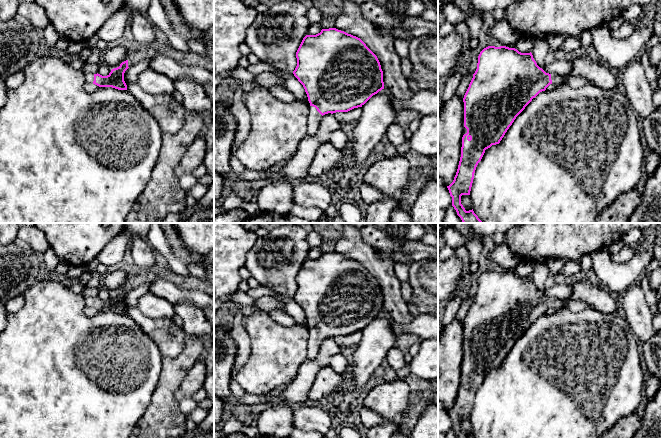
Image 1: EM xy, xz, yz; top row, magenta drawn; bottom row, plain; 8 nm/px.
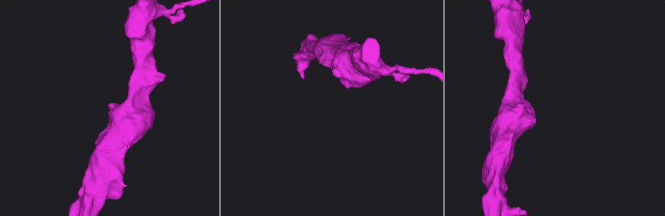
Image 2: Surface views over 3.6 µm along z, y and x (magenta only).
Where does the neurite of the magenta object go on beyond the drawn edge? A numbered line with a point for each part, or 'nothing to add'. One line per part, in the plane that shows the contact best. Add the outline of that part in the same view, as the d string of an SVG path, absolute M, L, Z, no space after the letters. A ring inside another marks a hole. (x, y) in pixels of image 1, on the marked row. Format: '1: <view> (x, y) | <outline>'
1: xz (314, 118) | M313 106L309 107L309 114L307 118L307 136L313 136L319 129L322 115Z

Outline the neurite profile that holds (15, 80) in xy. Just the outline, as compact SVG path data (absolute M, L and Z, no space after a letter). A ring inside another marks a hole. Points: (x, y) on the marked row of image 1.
M18 71L14 73L13 75L9 76L5 80L5 83L9 89L14 89L14 88L19 87L23 83L24 79L25 79L24 72Z

